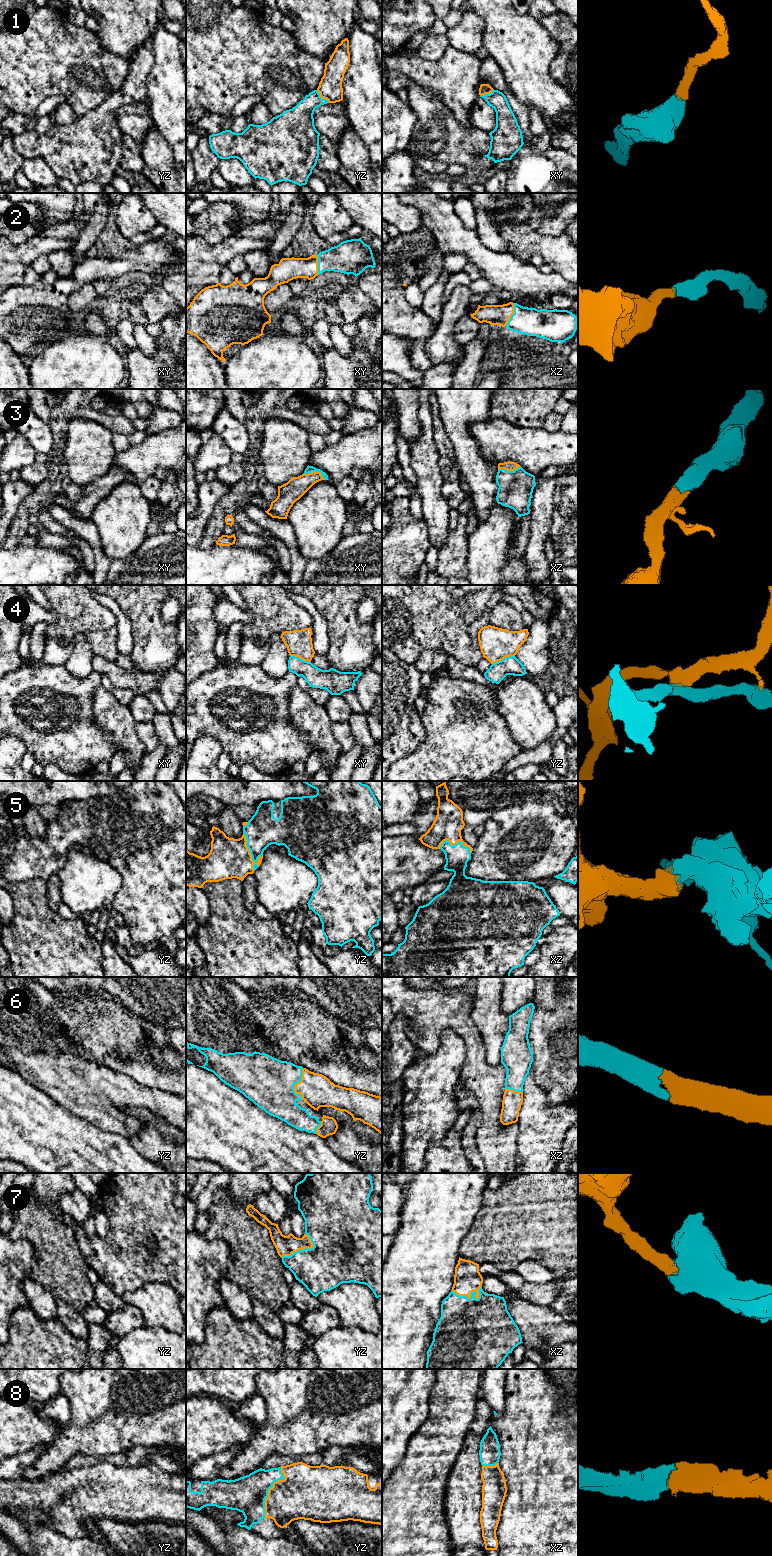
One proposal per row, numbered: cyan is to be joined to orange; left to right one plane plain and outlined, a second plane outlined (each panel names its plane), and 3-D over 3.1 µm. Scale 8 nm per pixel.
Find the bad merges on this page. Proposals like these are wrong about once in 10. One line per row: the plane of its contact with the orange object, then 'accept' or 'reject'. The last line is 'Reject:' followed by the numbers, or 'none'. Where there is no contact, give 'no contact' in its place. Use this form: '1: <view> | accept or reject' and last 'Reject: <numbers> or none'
1: yz | accept
2: xz | accept
3: xy | accept
4: yz | reject
5: yz | accept
6: yz | accept
7: xz | accept
8: yz | accept
Reject: 4

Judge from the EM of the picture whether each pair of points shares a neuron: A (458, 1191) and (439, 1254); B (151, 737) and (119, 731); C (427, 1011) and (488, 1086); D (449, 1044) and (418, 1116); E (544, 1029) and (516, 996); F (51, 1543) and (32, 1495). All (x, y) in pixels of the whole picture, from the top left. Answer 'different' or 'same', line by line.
A: same
B: different
C: same
D: same
E: different
F: different

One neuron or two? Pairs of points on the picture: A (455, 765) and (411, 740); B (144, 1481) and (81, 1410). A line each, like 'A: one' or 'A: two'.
A: two
B: two

